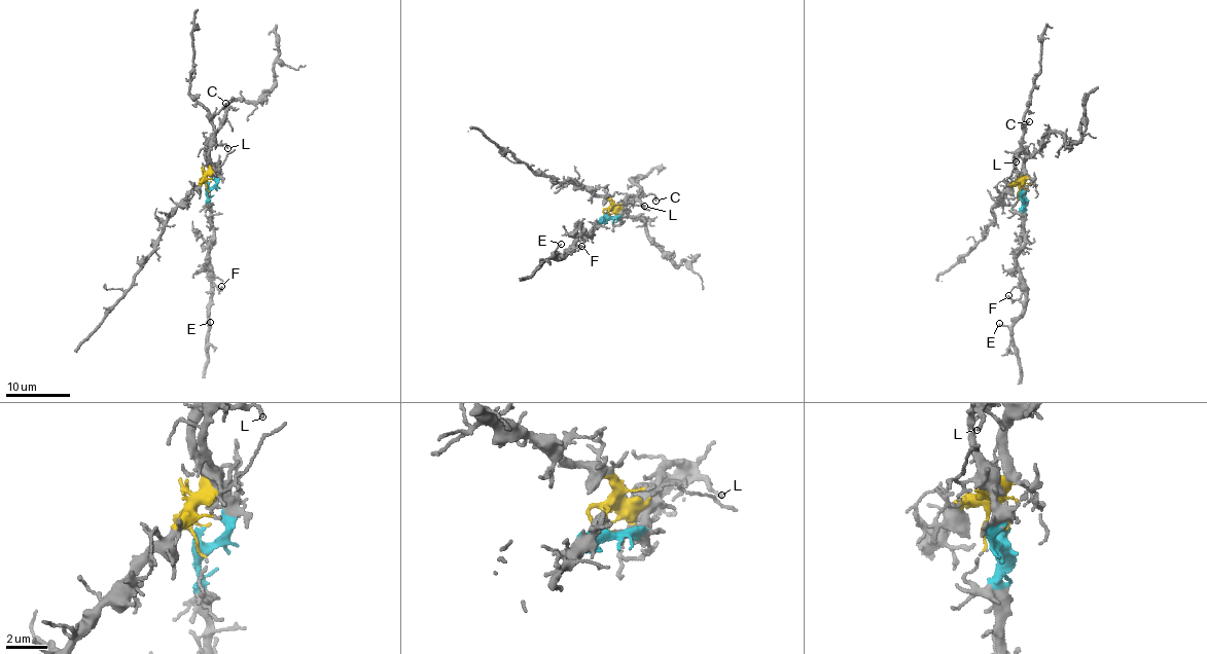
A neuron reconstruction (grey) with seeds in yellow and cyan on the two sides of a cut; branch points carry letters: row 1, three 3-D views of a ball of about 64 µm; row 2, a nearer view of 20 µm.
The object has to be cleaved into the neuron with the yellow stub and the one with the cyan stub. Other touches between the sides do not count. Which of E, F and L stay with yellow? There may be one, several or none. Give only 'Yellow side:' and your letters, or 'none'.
Yellow side: none

